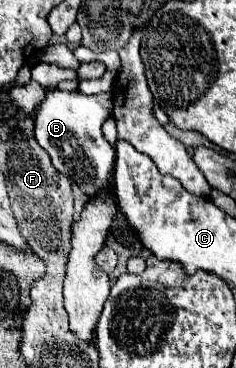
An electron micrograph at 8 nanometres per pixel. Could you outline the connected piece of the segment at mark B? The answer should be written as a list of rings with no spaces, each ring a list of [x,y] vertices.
[[[47,87],[41,105],[35,109],[33,135],[37,143],[49,153],[53,167],[65,173],[73,183],[81,185],[81,191],[87,197],[97,195],[99,189],[107,189],[113,177],[115,151],[101,133],[101,125],[111,111],[113,93],[85,95],[79,91],[61,91],[57,87]]]

